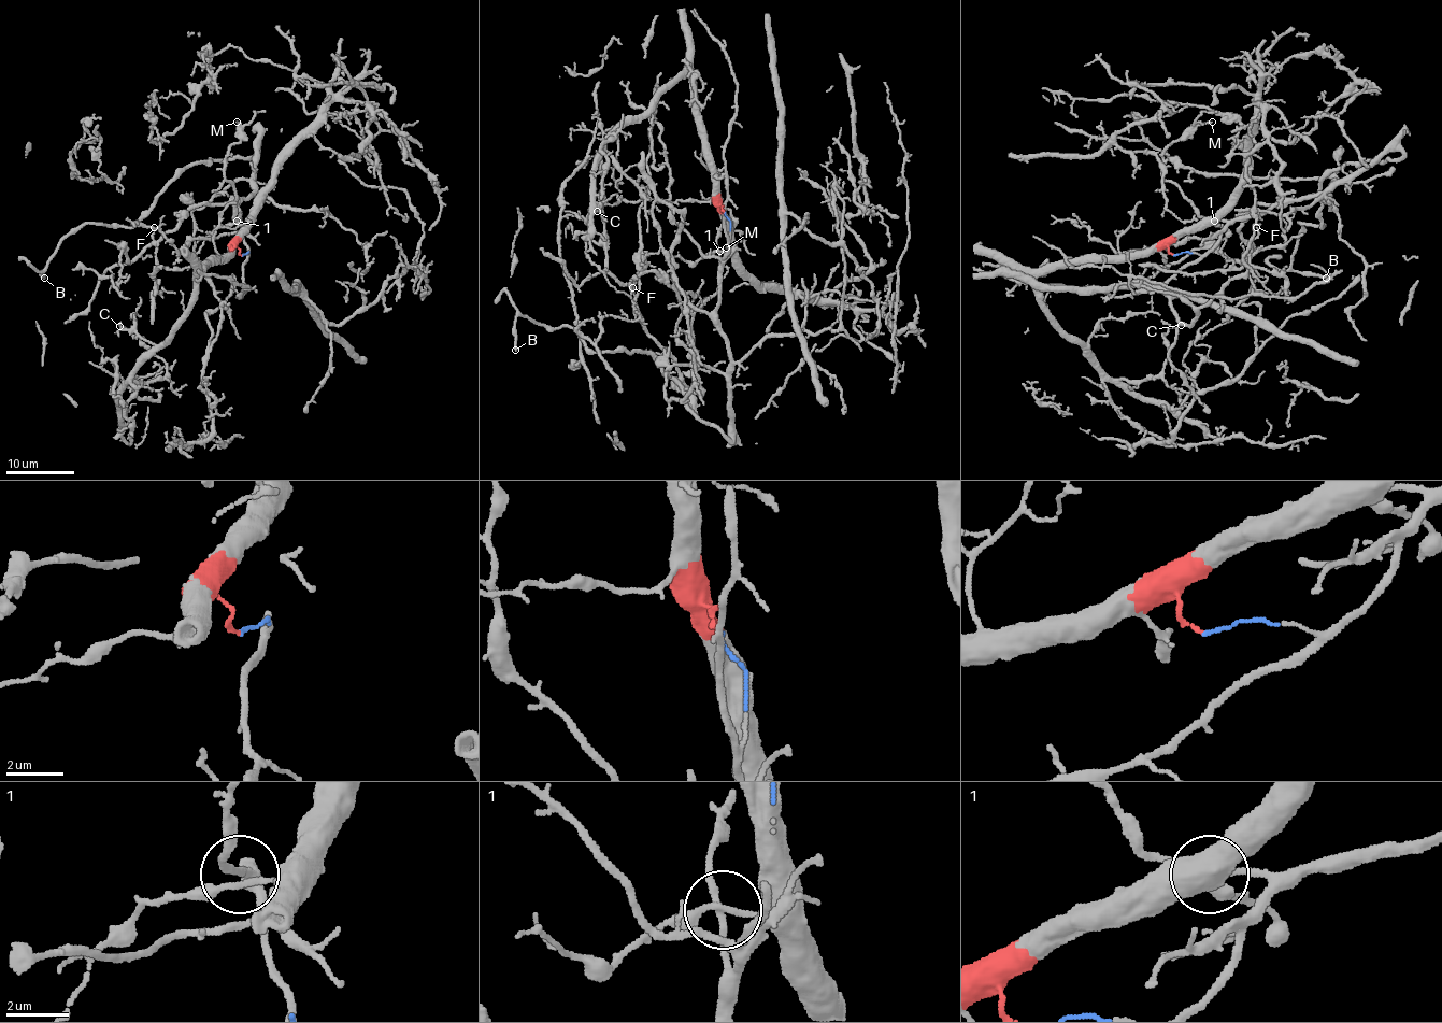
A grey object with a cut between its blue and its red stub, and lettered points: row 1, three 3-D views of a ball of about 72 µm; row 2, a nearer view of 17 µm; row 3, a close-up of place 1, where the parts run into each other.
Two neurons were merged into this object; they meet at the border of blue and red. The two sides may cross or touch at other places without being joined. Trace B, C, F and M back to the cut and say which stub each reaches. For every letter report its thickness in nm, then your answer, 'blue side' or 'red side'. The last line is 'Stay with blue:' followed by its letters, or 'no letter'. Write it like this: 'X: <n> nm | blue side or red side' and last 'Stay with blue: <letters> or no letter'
B: 220 nm | blue side
C: 100 nm | red side
F: 130 nm | blue side
M: 130 nm | blue side
Stay with blue: B, F, M

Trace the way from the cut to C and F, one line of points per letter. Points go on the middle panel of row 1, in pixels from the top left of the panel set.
C: (724, 211), (696, 83), (686, 71), (605, 145), (612, 162), (642, 197), (625, 201), (615, 195), (597, 212)
F: (725, 211), (729, 251), (712, 312), (696, 310), (654, 271), (644, 271), (633, 288)

